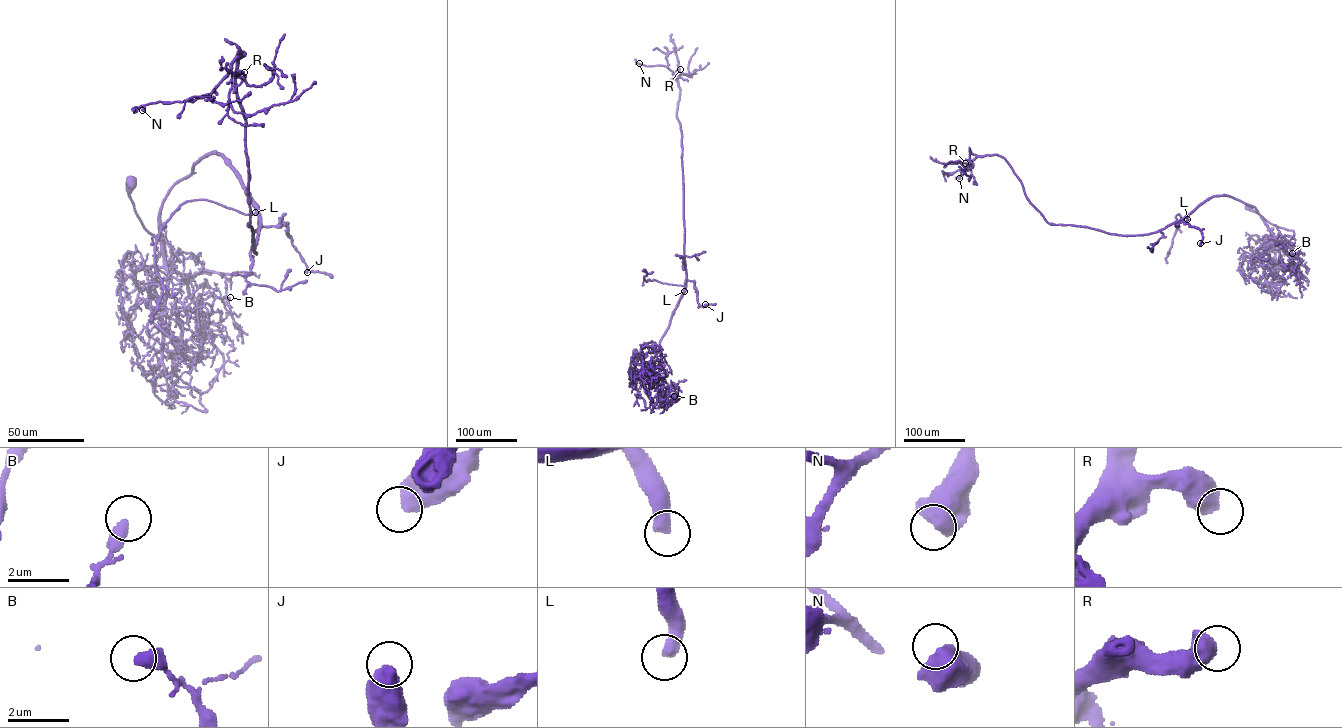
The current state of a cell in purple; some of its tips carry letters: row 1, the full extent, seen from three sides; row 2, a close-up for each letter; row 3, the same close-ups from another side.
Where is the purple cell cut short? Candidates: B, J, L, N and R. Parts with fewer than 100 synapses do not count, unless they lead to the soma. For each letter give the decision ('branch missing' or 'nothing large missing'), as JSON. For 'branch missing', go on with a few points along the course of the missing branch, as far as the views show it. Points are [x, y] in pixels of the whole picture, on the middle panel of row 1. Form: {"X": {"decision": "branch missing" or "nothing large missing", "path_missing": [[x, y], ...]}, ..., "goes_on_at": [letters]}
{"B": {"decision": "nothing large missing"}, "J": {"decision": "nothing large missing"}, "L": {"decision": "branch missing", "path_missing": [[684, 291], [682, 309], [665, 304]]}, "N": {"decision": "nothing large missing"}, "R": {"decision": "nothing large missing"}, "goes_on_at": ["L"]}

